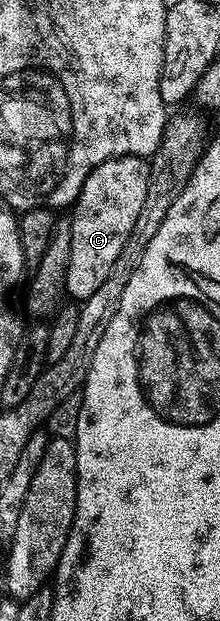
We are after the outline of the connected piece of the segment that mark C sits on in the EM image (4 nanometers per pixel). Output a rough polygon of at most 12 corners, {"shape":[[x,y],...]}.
{"shape":[[110,158],[69,218],[67,294],[93,296],[149,192],[148,159]]}

